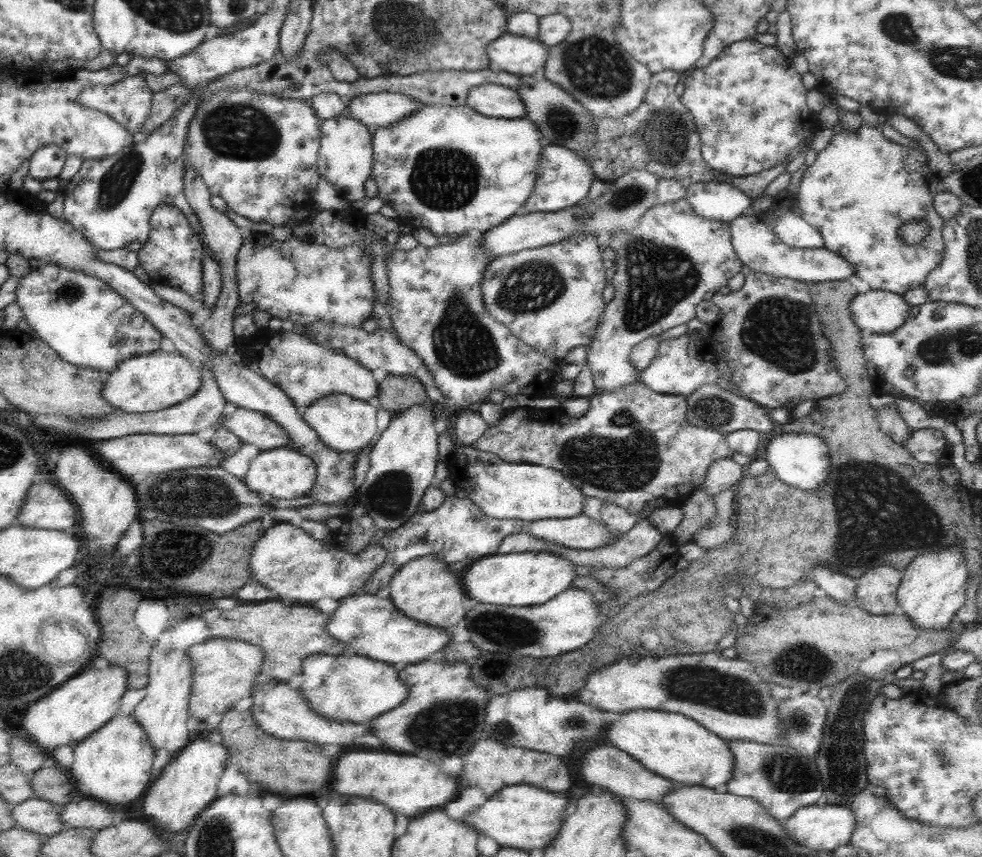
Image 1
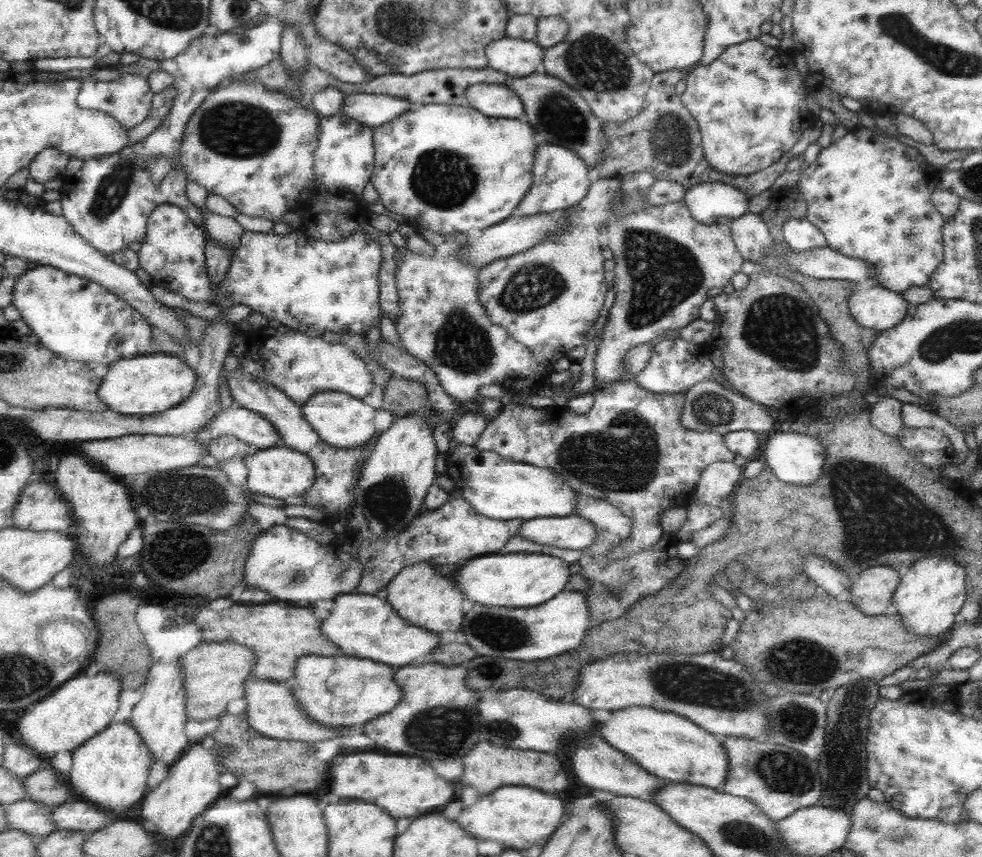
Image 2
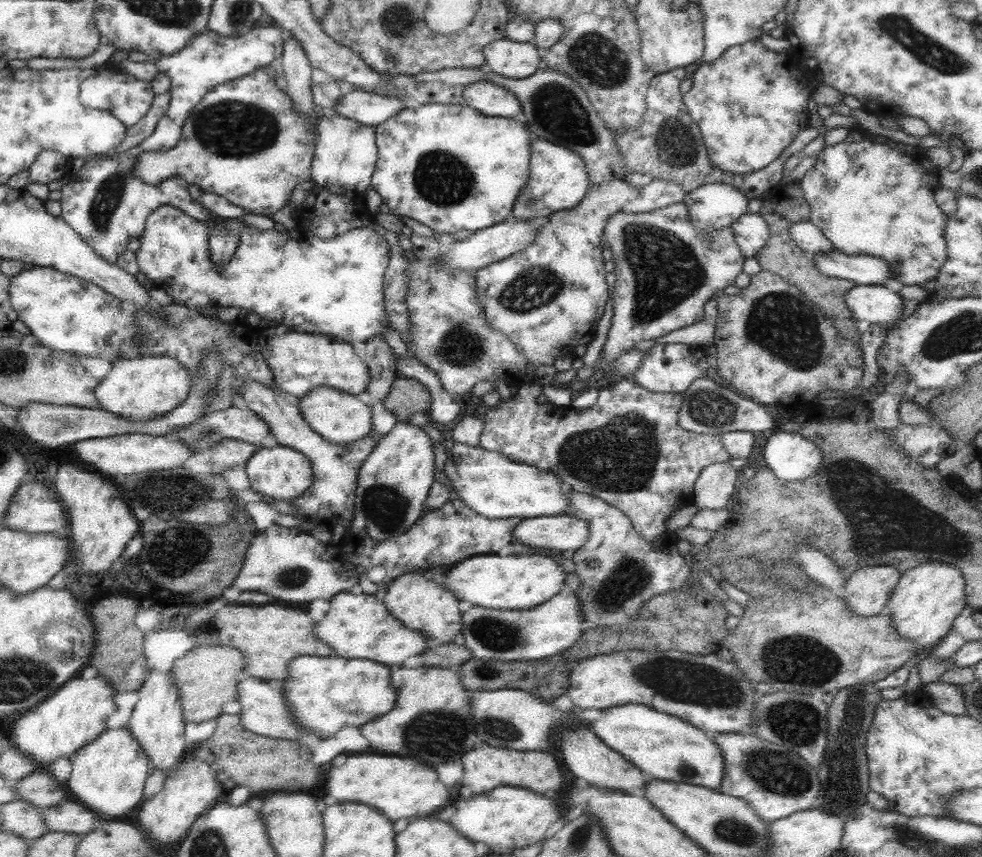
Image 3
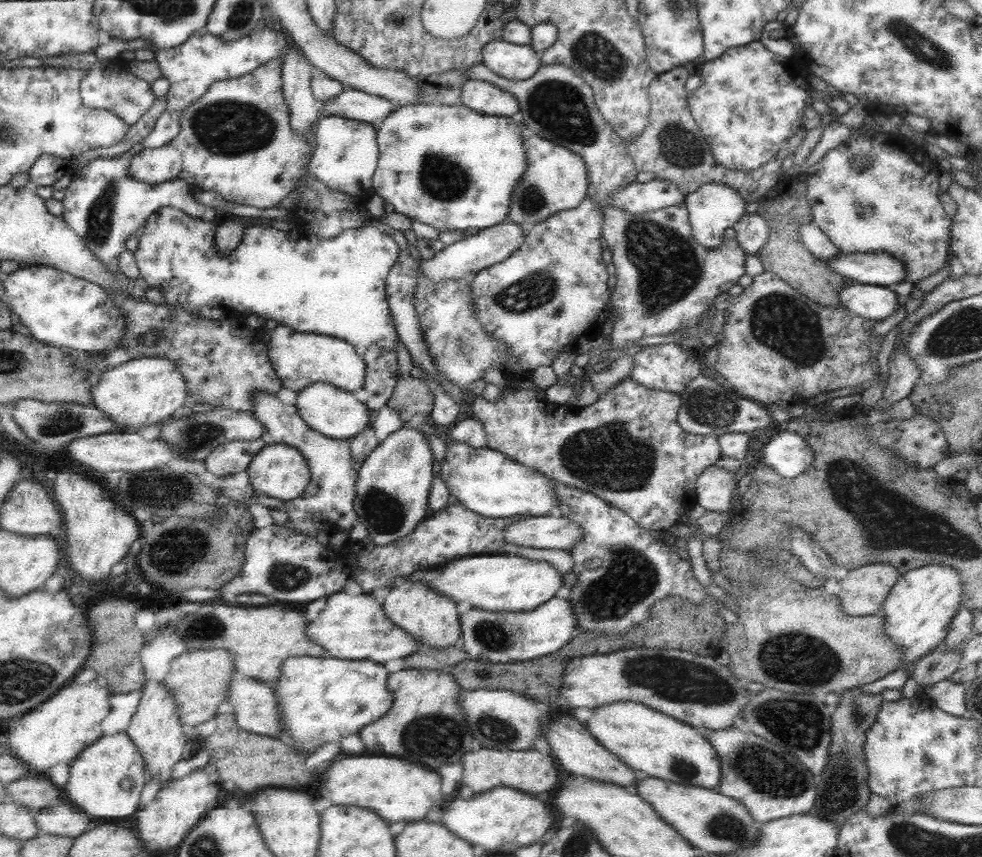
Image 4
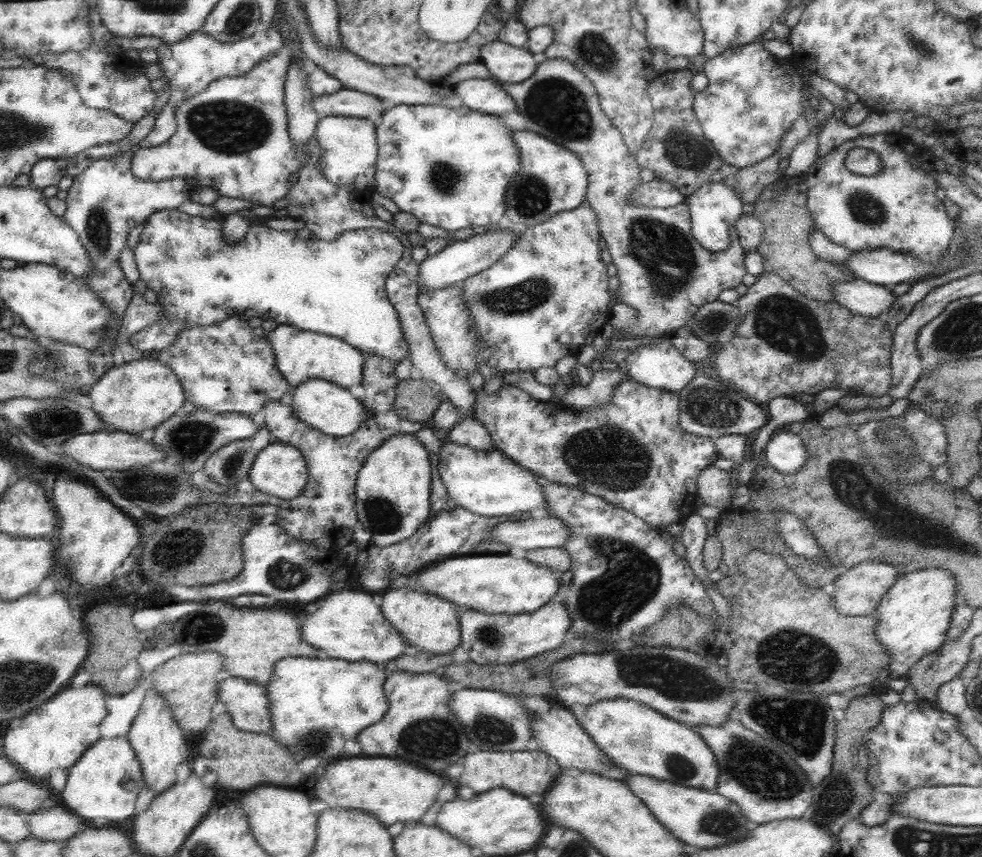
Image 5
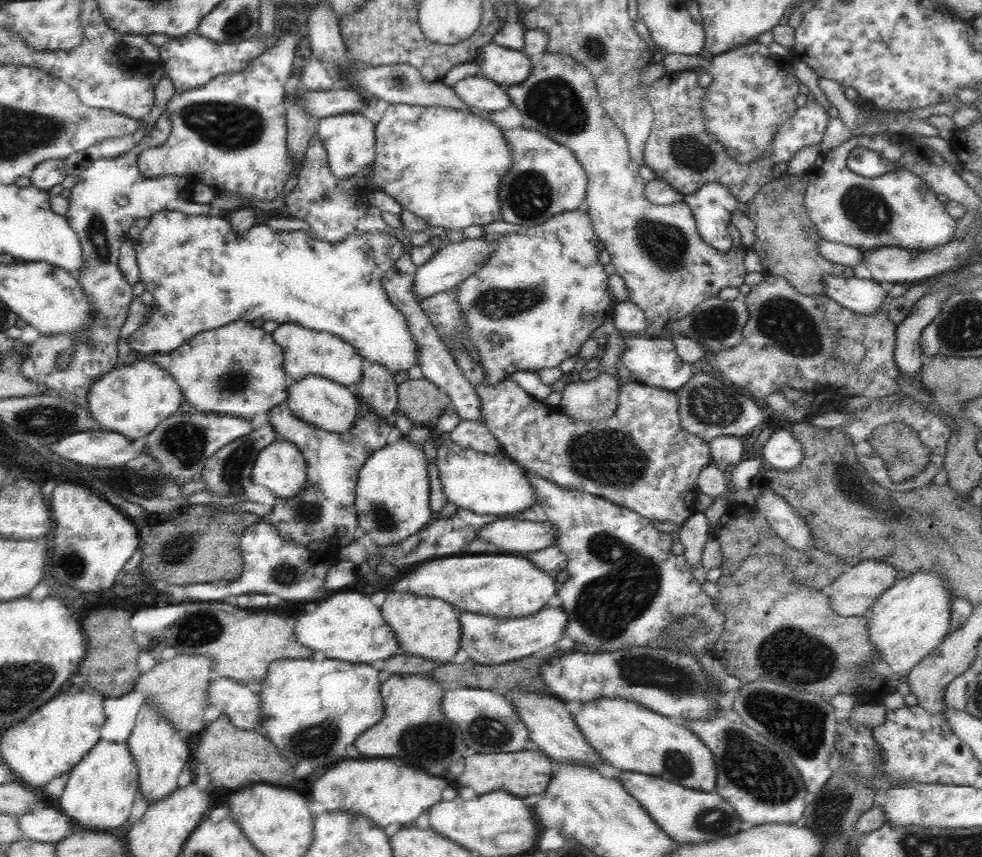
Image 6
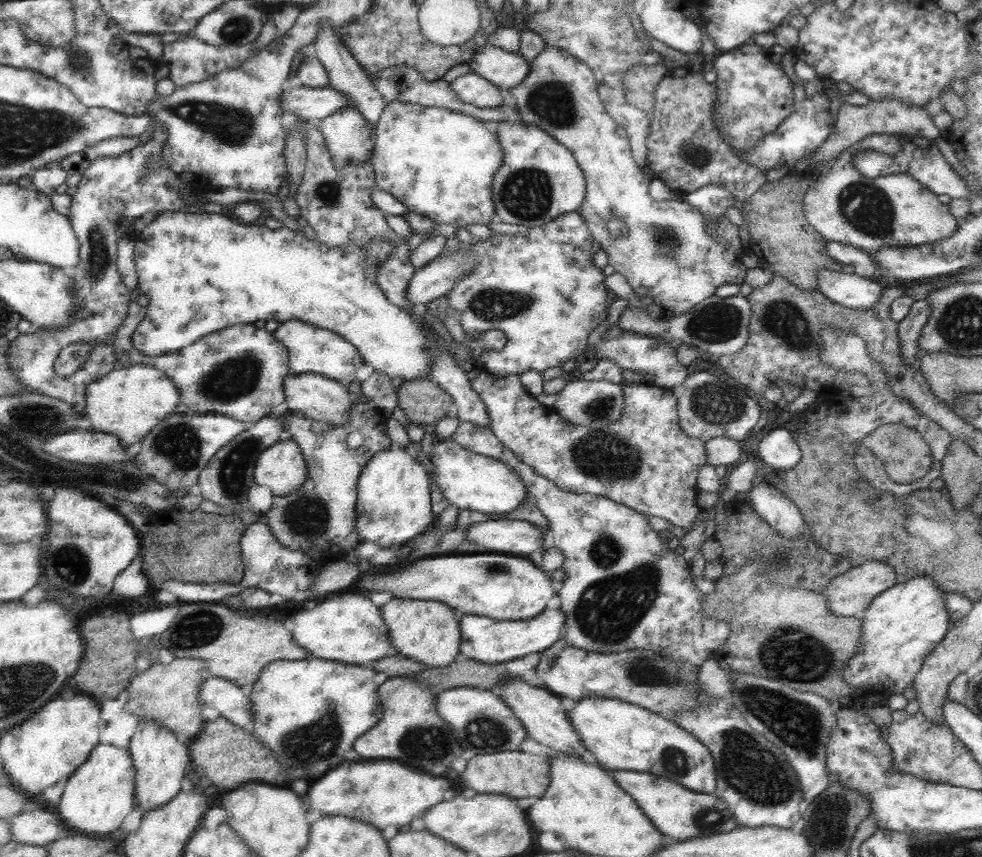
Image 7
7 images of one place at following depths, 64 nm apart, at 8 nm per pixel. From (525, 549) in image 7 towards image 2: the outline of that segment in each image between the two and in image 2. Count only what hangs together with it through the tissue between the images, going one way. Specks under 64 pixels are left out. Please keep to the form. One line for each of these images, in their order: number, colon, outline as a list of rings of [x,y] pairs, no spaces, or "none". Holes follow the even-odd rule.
2: [[[573,514],[567,518],[537,518],[523,522],[519,534],[529,542],[569,552],[587,550],[597,538],[597,528],[589,520]]]
3: [[[547,516],[521,520],[513,528],[511,540],[525,548],[543,548],[551,552],[581,552],[587,544],[589,528],[583,520],[571,516]]]
4: [[[549,514],[509,524],[503,532],[503,538],[505,544],[517,548],[571,552],[571,548],[583,538],[583,530],[575,520],[559,514]]]
5: [[[555,516],[541,520],[521,520],[521,522],[501,522],[493,530],[495,544],[521,550],[541,550],[541,548],[565,548],[571,530],[567,524]]]
6: [[[497,520],[483,526],[477,534],[487,546],[495,546],[505,552],[515,552],[515,556],[525,556],[529,552],[539,552],[549,546],[557,546],[555,524],[529,522],[529,520]]]

